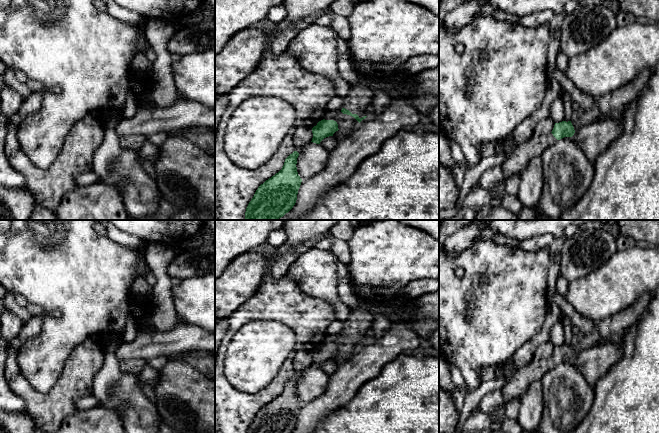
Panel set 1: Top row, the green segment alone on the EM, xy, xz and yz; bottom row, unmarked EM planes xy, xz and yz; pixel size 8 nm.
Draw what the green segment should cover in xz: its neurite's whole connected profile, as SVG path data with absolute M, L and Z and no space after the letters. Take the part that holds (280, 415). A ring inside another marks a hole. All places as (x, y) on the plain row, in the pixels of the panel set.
M294 375L282 393L256 414L246 433L292 433L297 424L302 403L297 396L299 377Z

